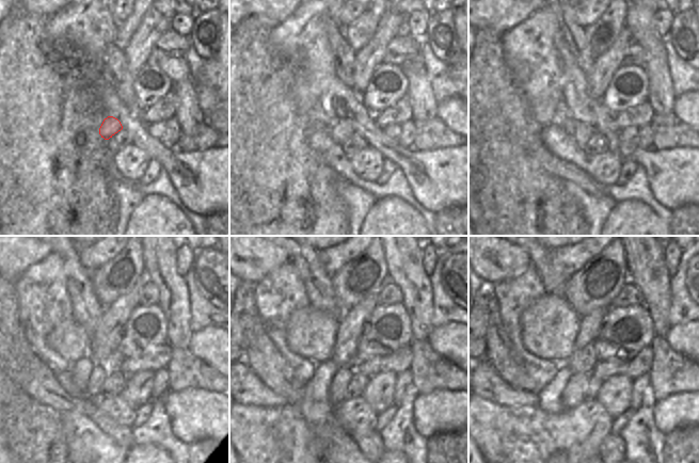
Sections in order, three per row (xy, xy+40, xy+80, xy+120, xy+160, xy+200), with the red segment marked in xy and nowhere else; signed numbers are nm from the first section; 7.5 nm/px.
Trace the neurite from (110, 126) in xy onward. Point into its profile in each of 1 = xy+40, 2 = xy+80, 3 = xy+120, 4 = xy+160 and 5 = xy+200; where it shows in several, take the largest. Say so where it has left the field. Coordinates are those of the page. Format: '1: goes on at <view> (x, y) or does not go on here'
1: goes on at xy+40 (343, 130)
2: goes on at xy+80 (582, 131)
3: goes on at xy+120 (95, 386)
4: goes on at xy+160 (338, 384)
5: goes on at xy+200 (573, 393)

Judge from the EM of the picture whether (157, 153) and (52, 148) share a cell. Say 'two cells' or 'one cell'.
two cells

